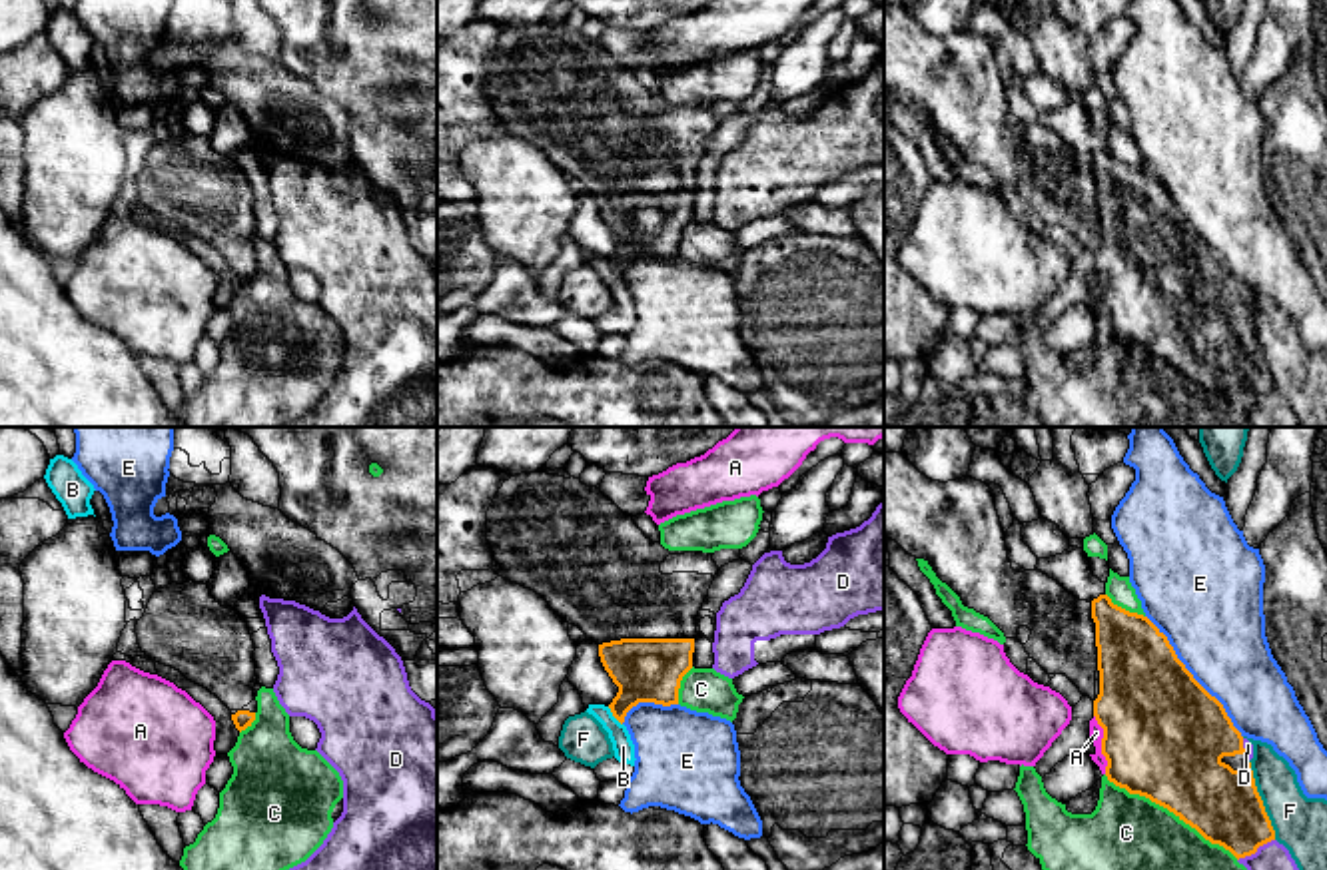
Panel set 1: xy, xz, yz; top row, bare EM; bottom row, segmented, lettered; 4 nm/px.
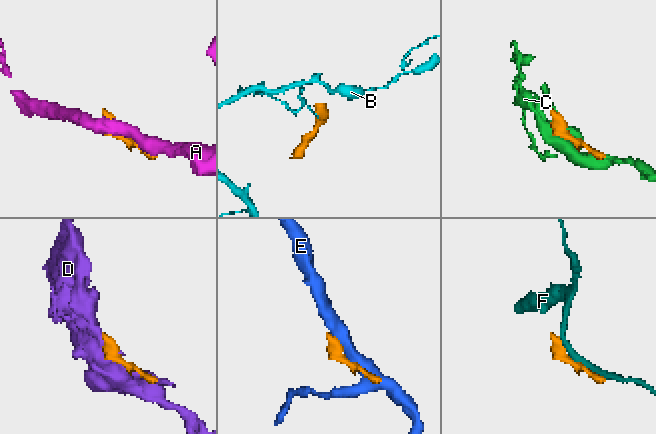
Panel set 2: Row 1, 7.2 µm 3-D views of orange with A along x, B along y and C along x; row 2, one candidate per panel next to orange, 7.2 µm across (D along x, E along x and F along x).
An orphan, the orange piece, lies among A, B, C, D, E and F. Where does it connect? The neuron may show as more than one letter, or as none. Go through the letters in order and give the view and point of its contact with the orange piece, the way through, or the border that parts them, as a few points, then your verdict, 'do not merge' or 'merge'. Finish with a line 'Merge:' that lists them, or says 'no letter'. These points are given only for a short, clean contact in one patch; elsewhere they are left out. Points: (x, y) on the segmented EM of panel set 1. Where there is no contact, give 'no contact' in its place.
A: meets orange in yz at (1102, 745); do not merge
B: meets orange in xz at (613, 715); border along xz (607, 707), (621, 725); do not merge
C: meets orange in yz at (1172, 811); do not merge
D: meets orange in yz at (1256, 851); do not merge
E: meets orange in yz at (1192, 677); do not merge
F: meets orange in yz at (1262, 801); do not merge
Merge: no letter

